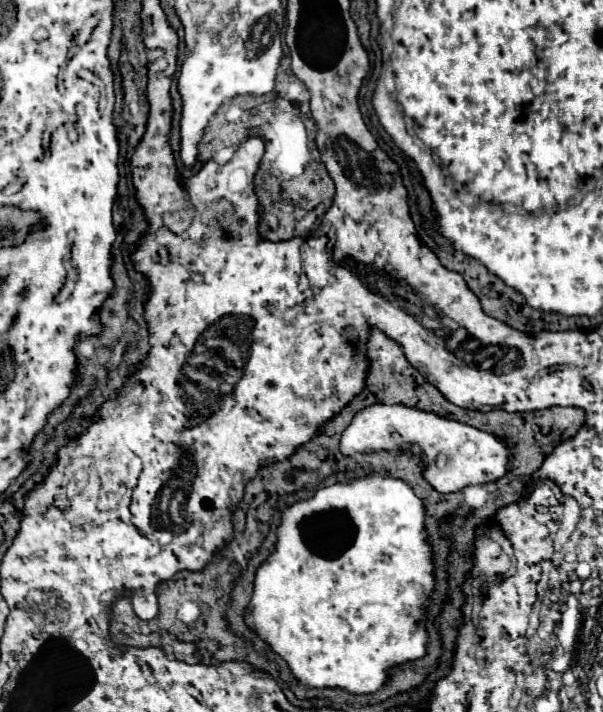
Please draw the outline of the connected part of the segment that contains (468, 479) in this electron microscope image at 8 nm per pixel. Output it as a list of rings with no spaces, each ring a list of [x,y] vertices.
[[[371,405],[355,415],[341,437],[341,453],[345,457],[375,451],[411,451],[411,447],[419,449],[417,457],[425,461],[423,477],[439,493],[461,491],[467,485],[495,481],[507,473],[509,465],[509,449],[501,439],[465,423],[405,405]]]

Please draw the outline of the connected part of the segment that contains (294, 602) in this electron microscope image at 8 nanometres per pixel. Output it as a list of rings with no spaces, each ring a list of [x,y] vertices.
[[[377,473],[365,479],[337,483],[333,487],[319,489],[311,499],[299,501],[287,507],[281,515],[281,525],[277,529],[277,547],[275,553],[257,569],[255,589],[251,597],[251,607],[247,609],[245,623],[253,627],[261,639],[265,639],[273,651],[277,651],[291,667],[291,673],[299,679],[303,687],[343,687],[349,693],[375,693],[389,677],[389,671],[395,665],[401,665],[409,659],[419,659],[425,655],[427,633],[423,627],[425,605],[429,603],[429,593],[433,591],[433,567],[431,567],[431,547],[425,541],[423,531],[425,509],[419,497],[409,489],[401,479],[393,479],[389,475]]]

